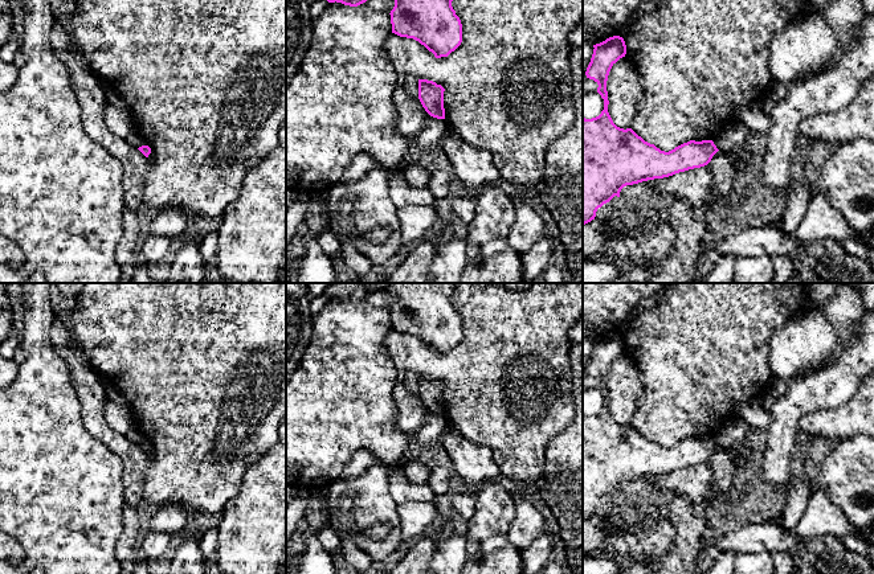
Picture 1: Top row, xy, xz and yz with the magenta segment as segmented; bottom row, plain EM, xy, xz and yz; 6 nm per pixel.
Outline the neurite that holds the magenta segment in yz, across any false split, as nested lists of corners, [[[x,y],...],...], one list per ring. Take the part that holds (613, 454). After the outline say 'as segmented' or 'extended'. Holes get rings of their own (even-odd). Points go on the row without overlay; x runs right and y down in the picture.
[[[613,332],[593,341],[593,344],[585,372],[599,381],[597,389],[604,395],[604,406],[596,414],[583,414],[583,521],[595,516],[599,504],[609,499],[614,492],[620,493],[624,483],[704,463],[719,447],[712,436],[690,436],[665,448],[645,438],[632,425],[617,423],[608,409],[607,377],[612,362],[625,353],[626,341],[622,333]]] | as segmented

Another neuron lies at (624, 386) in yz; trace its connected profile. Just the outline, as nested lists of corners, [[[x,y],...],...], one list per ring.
[[[628,353],[620,354],[613,360],[608,377],[608,409],[613,419],[620,425],[630,425],[642,394],[640,370],[636,361]]]

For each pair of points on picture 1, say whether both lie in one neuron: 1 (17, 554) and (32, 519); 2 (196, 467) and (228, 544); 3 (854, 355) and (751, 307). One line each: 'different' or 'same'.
1: different
2: different
3: different

